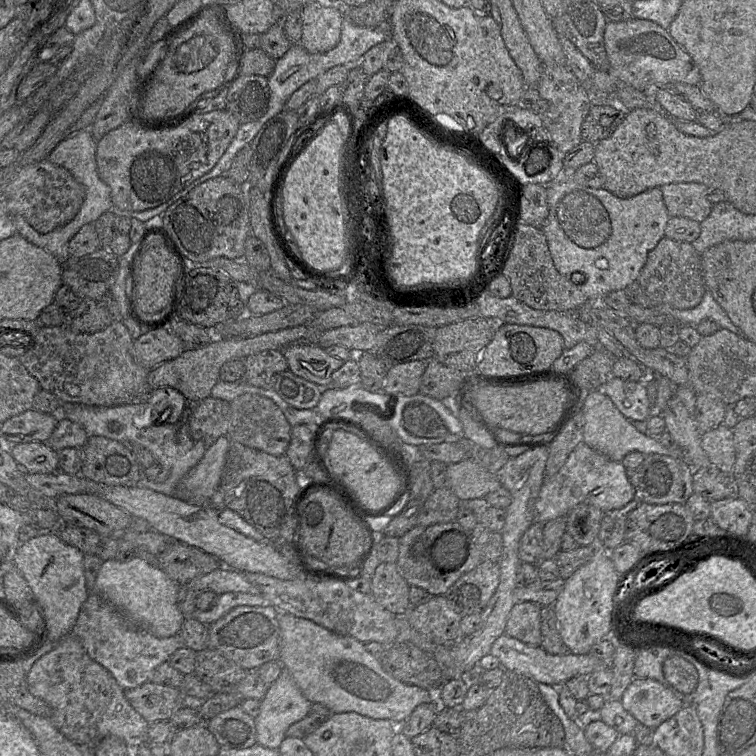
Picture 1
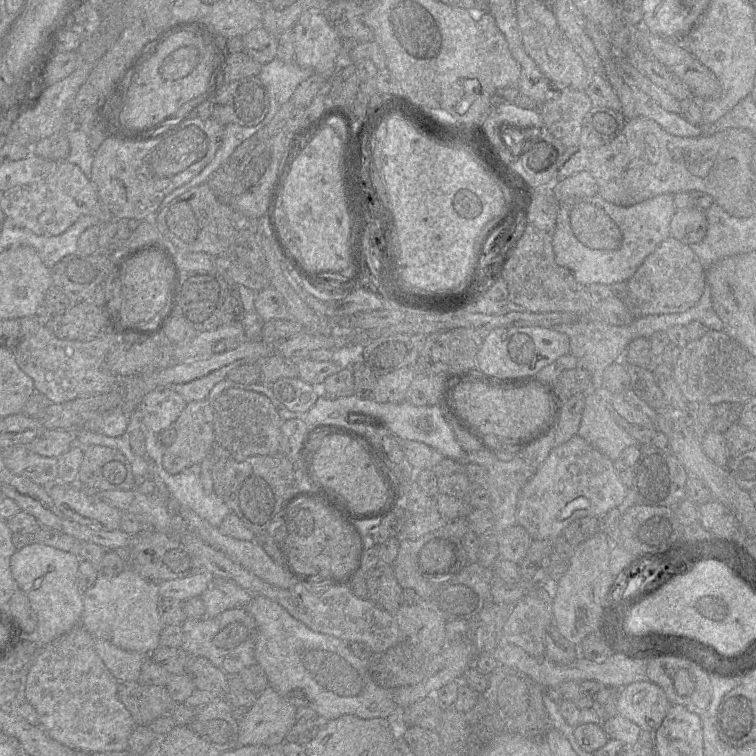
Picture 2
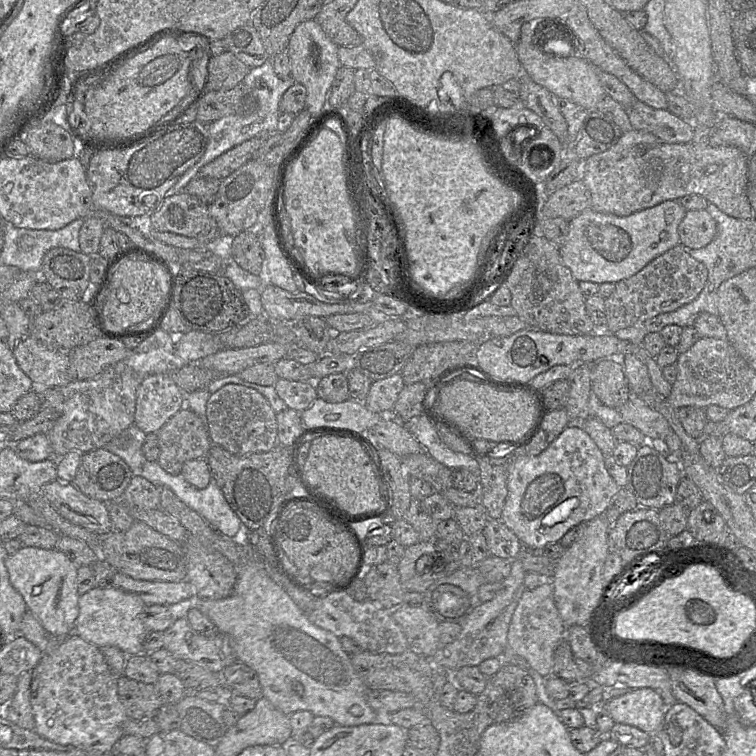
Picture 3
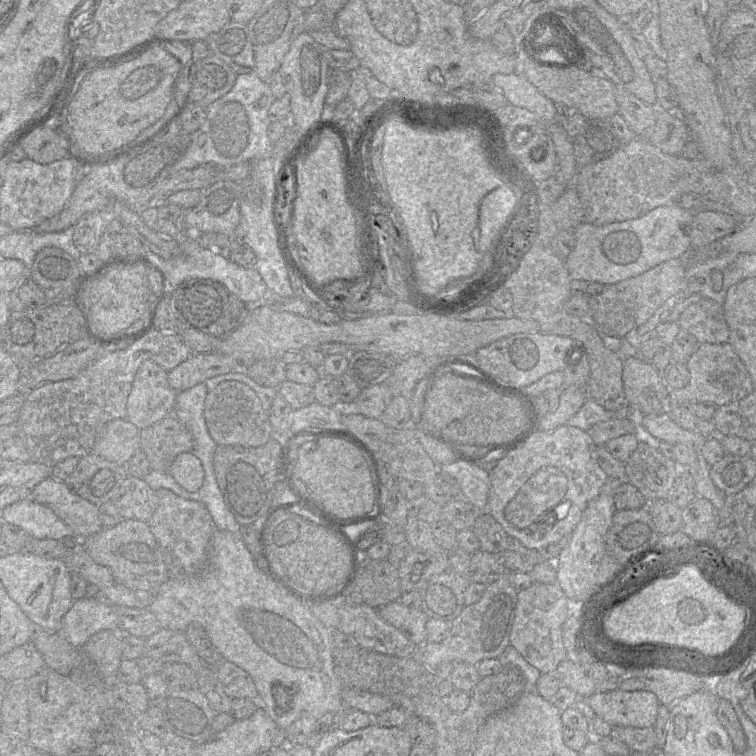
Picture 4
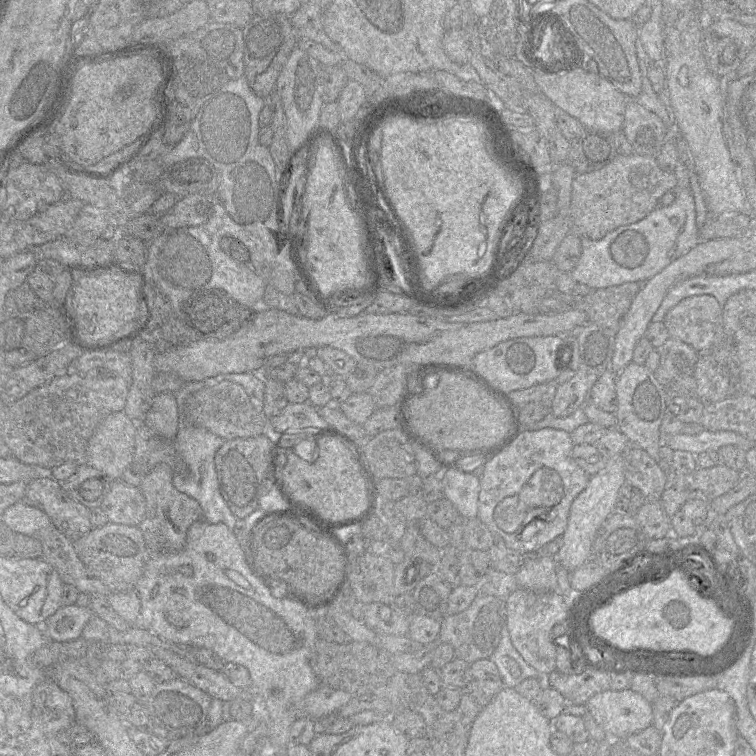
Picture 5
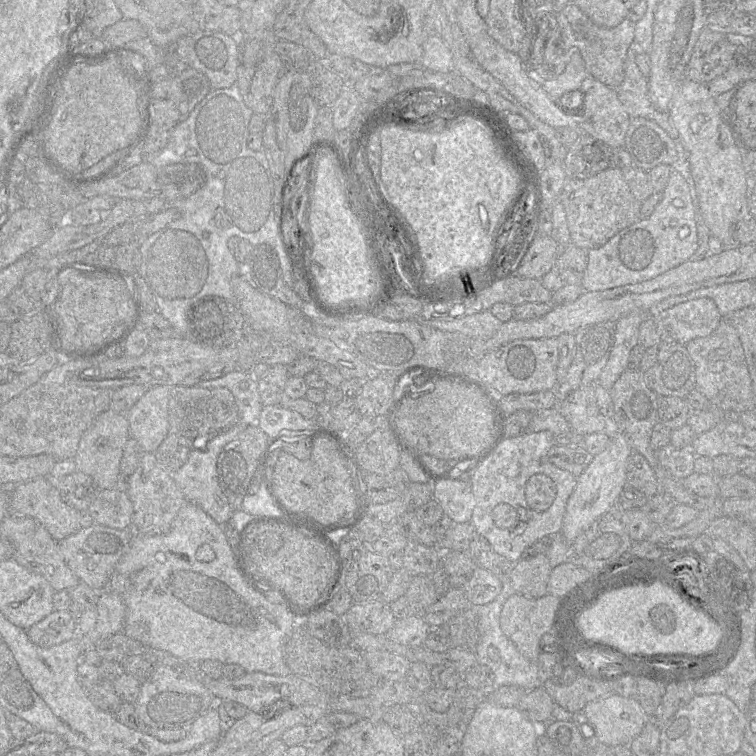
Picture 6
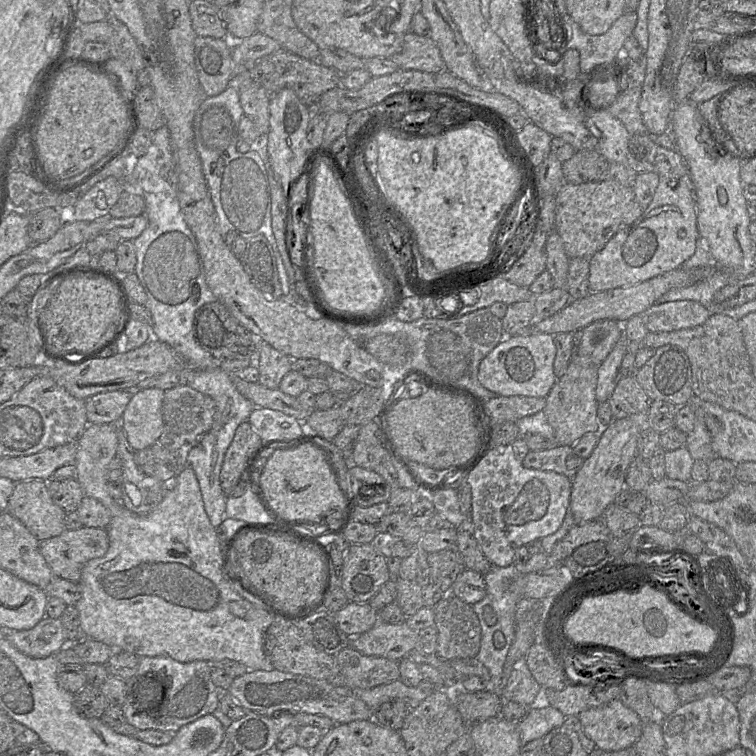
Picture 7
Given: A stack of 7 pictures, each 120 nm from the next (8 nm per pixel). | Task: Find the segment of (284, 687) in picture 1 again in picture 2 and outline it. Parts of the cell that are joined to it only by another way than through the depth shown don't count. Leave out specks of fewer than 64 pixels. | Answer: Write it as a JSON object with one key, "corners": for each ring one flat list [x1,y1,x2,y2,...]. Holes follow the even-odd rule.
{"corners":[[268,686,239,722,238,747,282,746,288,731,296,722,296,709]]}

